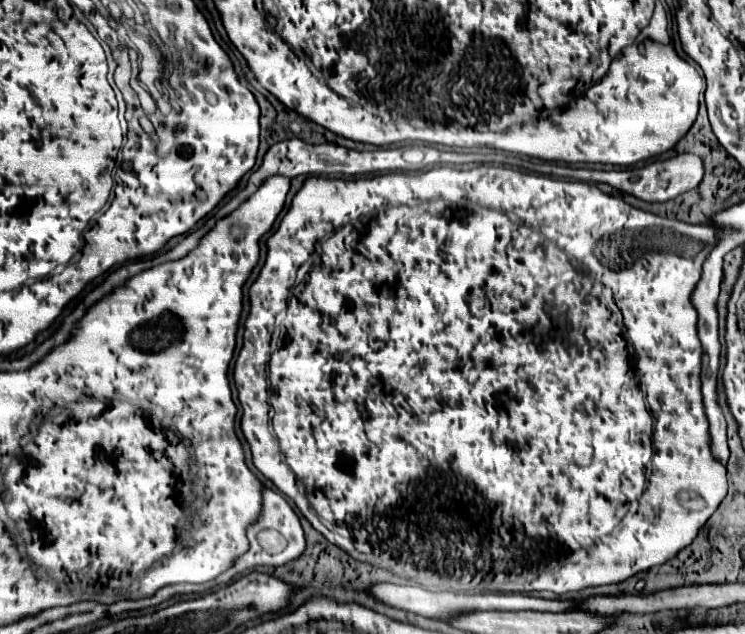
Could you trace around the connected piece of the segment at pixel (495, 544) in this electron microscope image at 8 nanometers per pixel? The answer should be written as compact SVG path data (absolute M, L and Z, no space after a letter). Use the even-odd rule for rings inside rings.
M469 163L469 164L465 164L465 165L448 165L448 166L441 166L441 165L440 165L440 166L435 166L435 167L433 167L433 168L432 168L432 169L429 169L429 170L425 170L425 171L412 171L412 170L411 170L411 171L399 171L399 169L397 169L397 171L389 171L389 172L385 172L385 173L369 173L369 175L355 175L355 177L360 177L360 176L361 176L361 177L363 177L363 178L364 178L364 177L365 177L365 178L366 178L366 179L353 179L353 181L345 181L345 179L346 179L346 178L347 178L347 179L348 179L348 178L351 178L351 175L316 175L316 176L327 176L327 177L333 177L333 178L335 178L335 179L323 179L323 177L309 177L309 179L307 179L307 181L305 181L305 183L303 183L303 187L301 187L301 189L299 189L299 193L297 193L297 195L295 195L295 199L293 199L293 203L291 203L291 207L289 207L289 211L287 211L287 213L285 213L285 217L283 217L283 219L281 219L281 223L279 223L279 229L277 229L277 231L275 231L275 233L273 233L273 235L271 235L271 237L269 237L269 239L267 239L267 259L265 259L265 265L263 265L263 269L261 269L261 273L259 273L259 277L257 277L257 279L255 279L255 283L253 283L253 285L251 285L251 287L249 287L249 317L247 317L247 321L245 321L245 333L243 333L243 347L241 347L241 351L239 351L239 357L237 357L237 361L235 361L235 371L233 371L233 381L235 381L235 387L237 387L237 393L239 393L239 395L237 395L237 397L239 397L239 403L241 403L241 407L243 407L243 415L241 415L241 431L243 431L243 435L245 435L245 439L247 439L247 443L249 443L249 447L251 447L251 457L253 457L253 465L255 465L255 467L257 467L257 469L259 469L259 471L261 471L261 473L263 473L263 475L265 475L265 477L267 477L267 479L269 479L269 481L273 481L273 485L275 485L275 487L277 487L277 489L279 489L279 491L281 491L281 493L283 493L283 495L287 495L287 497L289 497L289 499L293 499L293 501L295 501L295 505L297 505L297 509L299 509L299 511L301 511L301 513L303 513L303 515L305 515L305 519L307 519L307 521L309 521L309 523L311 523L311 525L313 525L313 527L315 527L315 529L317 529L317 531L319 531L319 533L321 533L321 535L323 535L323 537L325 537L325 539L327 539L327 541L333 541L333 543L335 543L335 545L339 545L339 547L345 547L345 549L343 549L343 551L347 551L347 553L349 553L349 555L351 555L351 557L353 557L353 559L357 559L357 561L365 561L365 563L371 563L371 565L375 565L375 567L381 567L381 569L387 569L387 571L391 571L391 573L395 573L395 575L399 575L399 577L403 577L403 579L413 579L413 581L417 581L417 583L419 583L419 585L425 585L425 587L429 587L429 589L439 589L439 591L453 591L453 593L459 593L459 591L489 591L489 593L499 593L499 591L503 591L503 589L507 589L507 591L519 591L519 593L529 593L529 591L553 591L553 593L557 593L557 595L563 595L563 593L571 593L571 591L581 591L581 589L587 589L587 587L601 587L601 585L611 585L611 583L621 583L621 581L625 581L625 579L629 579L629 577L631 577L631 575L635 575L635 573L639 573L639 571L647 571L647 569L649 569L649 567L655 567L655 565L663 565L663 563L665 563L665 561L669 561L669 559L673 559L673 557L675 557L675 555L677 555L677 553L679 553L679 551L681 551L681 549L683 549L683 547L687 547L687 545L689 545L689 543L691 543L691 541L693 541L693 539L695 539L695 537L697 537L697 533L699 533L699 529L701 529L701 527L703 527L703 525L705 525L705 521L707 521L707 519L709 519L709 517L711 517L711 515L713 515L713 511L715 511L715 509L717 509L717 507L719 507L719 503L721 503L721 499L723 499L723 497L725 497L725 491L727 491L727 479L725 479L725 467L723 467L723 465L721 465L721 463L717 463L717 461L715 461L715 459L713 459L713 457L711 457L711 455L709 455L709 431L707 431L707 427L709 427L709 423L707 423L707 419L705 419L705 409L703 409L703 403L701 403L701 381L699 381L699 371L701 371L701 343L699 343L699 339L697 339L697 311L695 311L695 309L693 309L693 305L691 305L691 301L689 301L689 295L691 295L691 291L693 291L693 287L695 287L695 283L697 283L697 279L699 279L699 277L701 277L701 265L703 265L703 263L705 263L705 259L707 259L707 255L709 255L709 249L713 249L713 243L715 243L715 239L713 239L713 235L715 235L715 231L713 231L713 227L709 227L709 225L691 225L691 223L685 223L685 221L677 221L677 219L667 219L667 217L659 217L659 215L653 215L653 213L645 213L645 211L641 211L641 209L635 209L635 207L631 207L631 205L629 205L629 203L625 203L625 201L623 201L623 199L621 199L621 197L613 197L613 195L605 195L605 193L603 193L603 191L599 191L599 188L598 188L598 187L597 187L597 186L596 186L596 185L595 185L595 184L592 184L592 183L589 183L589 182L583 182L583 181L569 181L569 180L563 180L563 179L551 179L551 177L546 177L546 176L543 176L543 175L540 175L540 174L532 174L532 172L531 172L531 173L530 173L530 172L529 172L529 173L525 173L525 172L524 172L524 173L523 173L523 172L522 172L522 173L521 173L521 171L517 171L517 169L513 169L513 168L512 168L512 165L507 165L507 163ZM509 215L513 215L513 217L519 217L519 219L517 219L517 223L513 223L513 221L511 221L511 219L509 219ZM319 239L323 239L323 243L321 243L321 253L319 253L319 257L317 257L317 261L313 261L313 265L311 265L311 269L309 269L309 273L305 273L305 277L303 277L303 279L301 279L301 283L297 283L297 285L293 285L293 279L295 279L295 277L297 277L297 269L299 269L299 267L301 267L301 265L303 265L303 261L307 261L307 257L309 257L309 255L311 255L311 253L313 253L313 249L315 249L315 243L317 243L317 241L319 241ZM583 263L585 263L585 265L587 265L587 267L589 267L589 271L591 271L591 273L593 273L593 275L595 275L595 277L597 277L597 279L599 279L599 281L597 281L597 279L589 279L589 277L587 277L587 275L589 275L589 271L585 271L585 265L583 265ZM605 287L609 287L609 289L611 289L611 291L613 291L613 299L615 299L615 305L617 305L617 307L615 307L615 309L613 309L613 307L611 307L611 305L609 305L609 303L607 303L607 301L605 301L605 295L603 295L603 291L605 291ZM283 309L285 309L285 311L287 311L287 313L285 313L285 319L283 319L283 323L281 323L281 327L283 327L283 329L289 329L289 331L283 331L283 333L285 333L285 335L281 335L281 341L279 341L279 347L277 347L277 349L275 349L275 351L273 351L273 353L271 353L271 349L269 349L269 337L271 337L271 333L273 333L273 323L275 323L275 317L277 317L277 313L279 313L279 311L283 311ZM267 363L269 363L269 367L271 367L271 373L268 373L268 374L266 374L266 373L267 373L267 372L266 372L266 370L265 370L265 369L266 369L266 365L267 365ZM637 503L639 503L639 507L637 507L637 511L633 511L633 515L631 515L631 517L627 517L627 513L629 513L629 511L631 511L631 507L633 507L633 505L637 505ZM435 533L437 533L437 539L439 539L439 545L441 545L441 549L439 549L439 551L437 551L437 553L435 553L435 551L431 551L431 553L425 553L425 549L423 549L423 551L421 551L421 549L419 549L419 547L421 547L421 539L425 539L425 541L427 541L427 543L429 543L429 541L433 541L433 535L435 535Z

